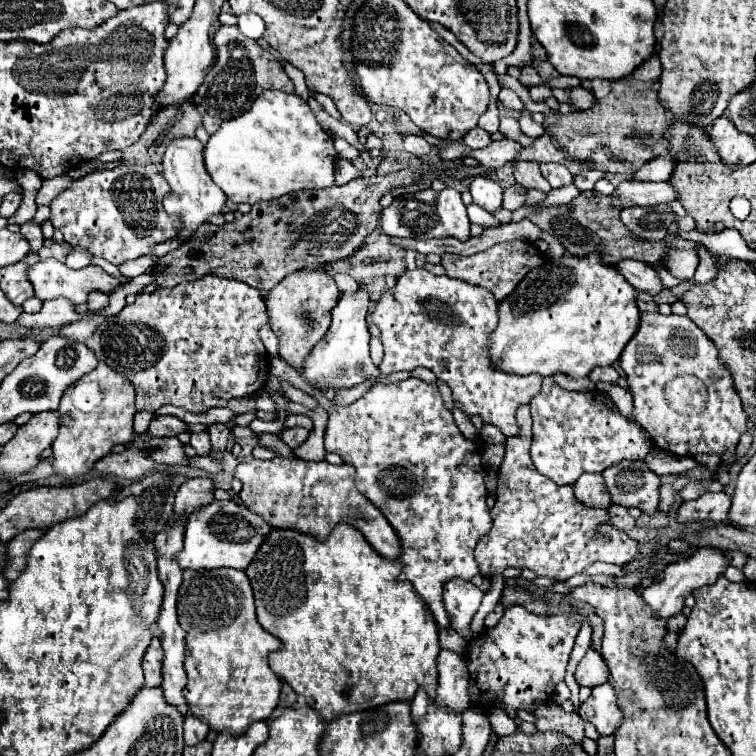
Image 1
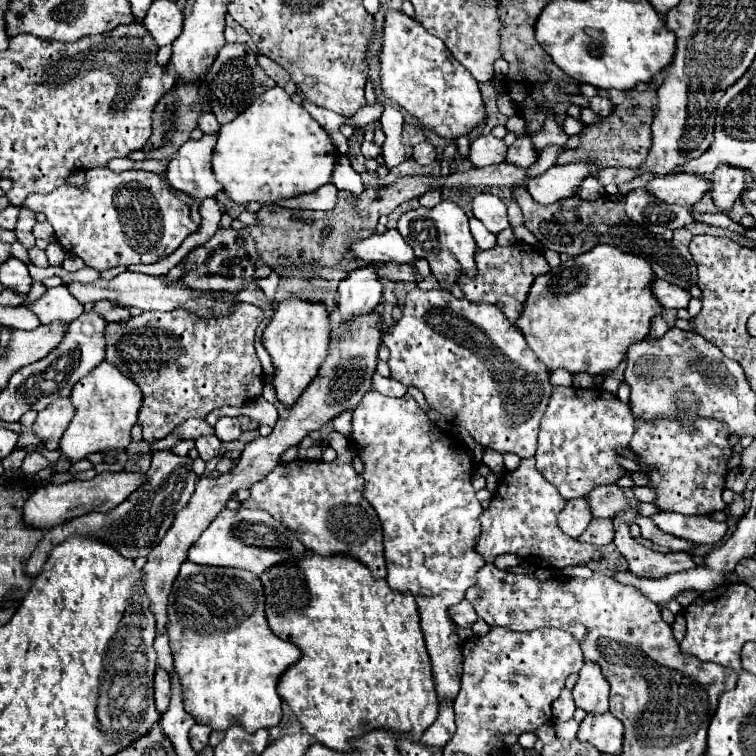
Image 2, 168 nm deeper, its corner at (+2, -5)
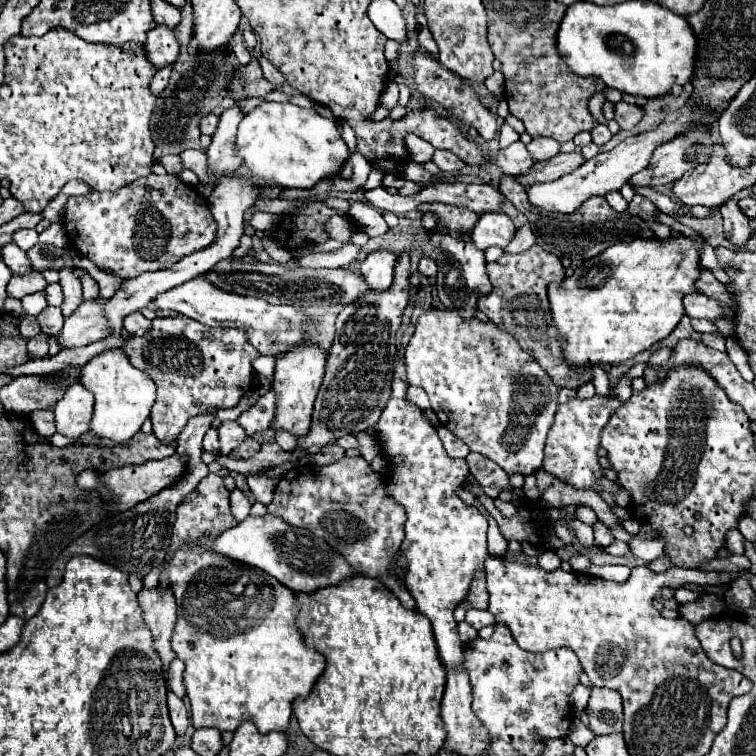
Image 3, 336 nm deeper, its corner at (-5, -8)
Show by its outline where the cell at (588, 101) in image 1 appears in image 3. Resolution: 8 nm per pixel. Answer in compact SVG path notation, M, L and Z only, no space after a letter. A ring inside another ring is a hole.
M625 101L615 105L615 121L621 125L621 129L633 129L635 123L639 123L643 117L643 109L639 105L629 105Z

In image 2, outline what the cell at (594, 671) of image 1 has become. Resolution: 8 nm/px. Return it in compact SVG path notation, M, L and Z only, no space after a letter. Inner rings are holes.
M584 662L584 666L580 668L578 682L572 688L576 706L584 708L586 712L592 712L592 714L606 712L608 710L608 692L610 692L610 684L602 676L600 666L596 666L596 662Z

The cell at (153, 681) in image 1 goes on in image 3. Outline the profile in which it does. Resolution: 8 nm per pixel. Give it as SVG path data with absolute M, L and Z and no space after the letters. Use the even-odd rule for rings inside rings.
M169 691L167 705L169 705L171 723L173 723L175 731L177 731L177 735L183 735L187 731L187 727L189 727L189 715L187 715L187 709L185 709L183 701L173 691Z

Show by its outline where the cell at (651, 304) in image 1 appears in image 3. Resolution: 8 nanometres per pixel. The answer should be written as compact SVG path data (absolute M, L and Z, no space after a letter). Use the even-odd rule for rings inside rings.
M659 349L659 351L651 353L651 359L649 359L649 365L651 365L653 369L659 369L661 365L667 365L669 357L671 357L671 349Z

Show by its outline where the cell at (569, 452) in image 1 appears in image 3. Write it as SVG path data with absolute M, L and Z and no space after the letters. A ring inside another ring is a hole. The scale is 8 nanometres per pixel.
M599 395L591 399L571 399L559 405L555 413L555 423L547 435L543 469L577 489L593 489L595 483L603 479L599 457L597 457L599 435L619 405L621 405L619 399L599 397Z

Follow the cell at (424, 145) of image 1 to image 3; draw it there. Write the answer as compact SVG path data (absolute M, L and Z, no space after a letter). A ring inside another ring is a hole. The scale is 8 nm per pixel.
M435 151L433 163L437 163L443 171L459 171L465 167L465 163L451 151Z

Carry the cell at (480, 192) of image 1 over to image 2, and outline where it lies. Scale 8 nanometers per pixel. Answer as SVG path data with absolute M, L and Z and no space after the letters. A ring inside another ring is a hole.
M482 192L472 198L472 212L492 234L498 234L500 230L510 226L504 202L490 192Z

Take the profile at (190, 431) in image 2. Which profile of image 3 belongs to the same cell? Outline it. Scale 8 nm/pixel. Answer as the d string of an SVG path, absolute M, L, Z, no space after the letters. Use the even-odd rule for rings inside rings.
M225 421L219 427L219 441L221 441L221 447L225 449L225 455L229 455L245 437L247 433L237 421Z

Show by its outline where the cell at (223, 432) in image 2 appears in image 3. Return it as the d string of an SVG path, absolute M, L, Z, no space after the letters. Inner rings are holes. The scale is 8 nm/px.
M269 391L263 397L259 397L253 407L249 407L245 413L241 413L237 421L239 421L239 425L243 425L247 435L253 435L257 431L265 431L271 427L275 412L276 395L273 391Z

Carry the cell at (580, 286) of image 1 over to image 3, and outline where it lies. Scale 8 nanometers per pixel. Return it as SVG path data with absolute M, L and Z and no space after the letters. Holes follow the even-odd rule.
M687 235L655 239L655 241L631 241L617 243L597 257L585 261L575 269L571 277L561 283L549 285L549 303L555 327L563 337L563 353L571 365L619 365L647 351L651 345L665 339L685 315L683 297L695 293L695 281L699 279L699 243Z

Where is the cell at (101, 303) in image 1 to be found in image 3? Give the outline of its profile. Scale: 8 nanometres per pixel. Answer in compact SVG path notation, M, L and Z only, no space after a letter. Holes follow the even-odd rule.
M139 311L125 317L125 331L131 335L145 335L151 329L151 321L145 319Z

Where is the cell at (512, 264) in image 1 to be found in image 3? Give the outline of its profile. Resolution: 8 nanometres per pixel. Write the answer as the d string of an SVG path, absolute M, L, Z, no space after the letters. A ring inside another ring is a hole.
M533 245L531 249L517 253L517 255L501 255L495 263L487 263L487 275L491 277L493 291L491 295L479 297L479 311L483 311L495 325L499 325L503 331L511 333L515 341L523 347L523 351L531 353L535 361L551 375L555 385L579 389L581 385L589 383L593 379L591 367L573 367L563 361L563 345L559 331L555 329L555 323L551 321L551 307L547 301L547 285L551 281L563 281L565 269L559 261L559 257L543 251L539 245Z

